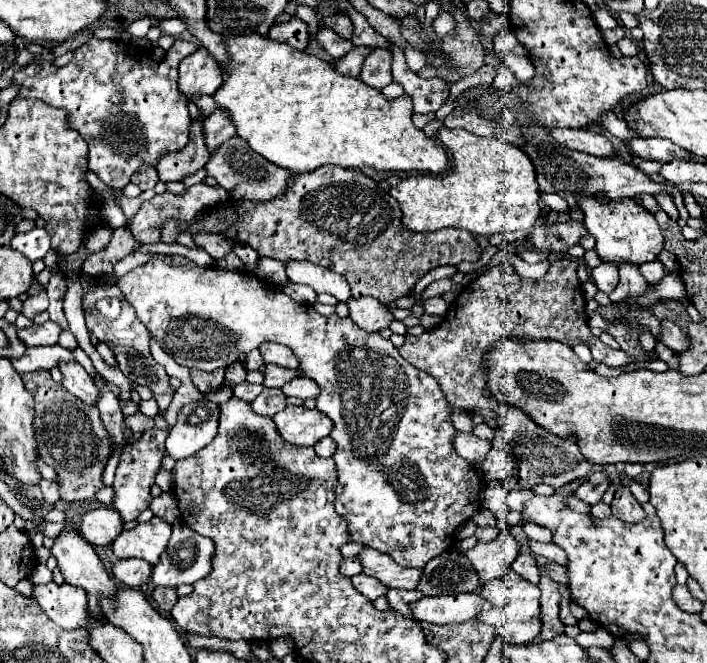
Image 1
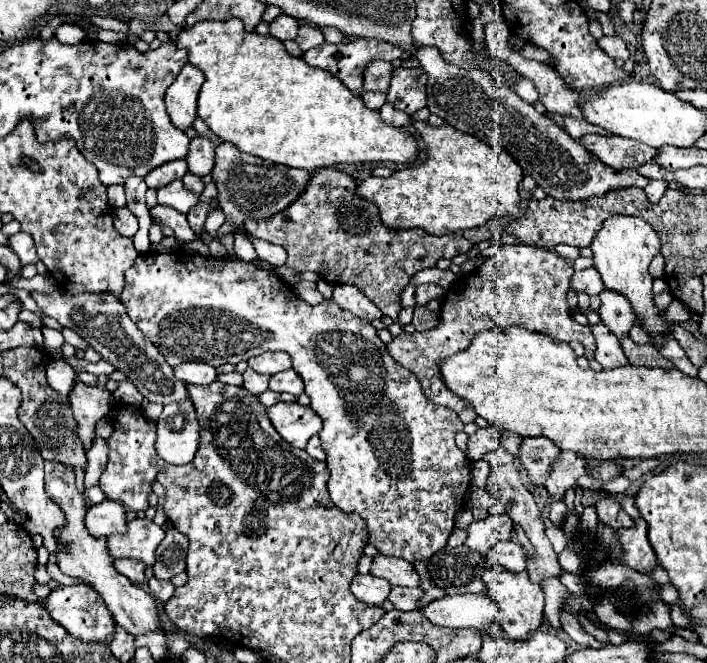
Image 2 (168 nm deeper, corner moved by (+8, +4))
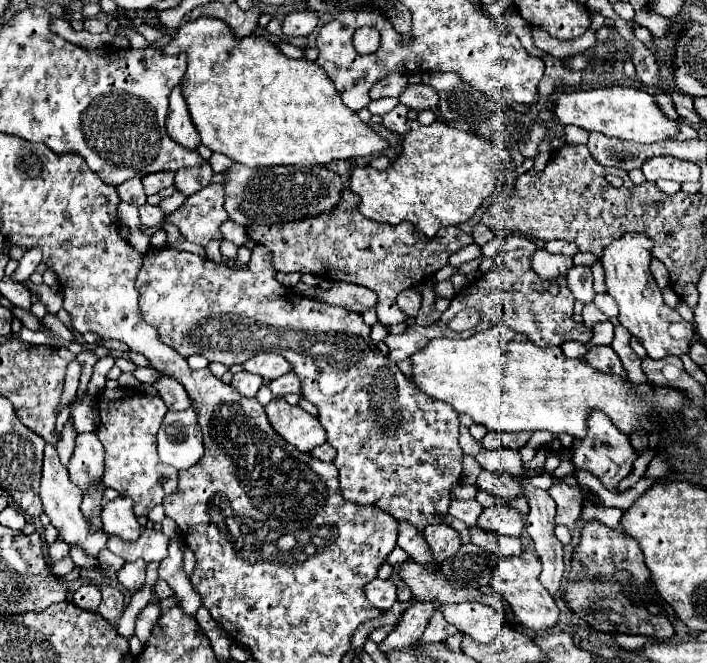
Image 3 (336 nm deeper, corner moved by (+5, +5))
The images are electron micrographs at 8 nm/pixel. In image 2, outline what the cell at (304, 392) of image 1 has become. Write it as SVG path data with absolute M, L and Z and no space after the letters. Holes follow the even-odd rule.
M288 369L284 373L276 373L270 377L270 389L276 393L292 393L298 397L304 393L304 383L294 369Z

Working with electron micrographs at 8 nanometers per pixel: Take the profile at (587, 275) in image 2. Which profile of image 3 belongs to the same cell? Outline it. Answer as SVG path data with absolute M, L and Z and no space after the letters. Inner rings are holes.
M573 266L567 272L567 286L573 292L573 296L587 304L593 300L595 292L593 292L593 276L591 276L591 268L587 266Z

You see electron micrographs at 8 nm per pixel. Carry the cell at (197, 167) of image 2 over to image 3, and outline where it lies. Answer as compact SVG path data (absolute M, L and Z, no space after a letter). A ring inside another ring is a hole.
M209 164L201 166L199 170L177 170L173 186L177 192L191 196L191 194L199 192L201 188L205 188L211 182L211 176L213 176L213 170Z

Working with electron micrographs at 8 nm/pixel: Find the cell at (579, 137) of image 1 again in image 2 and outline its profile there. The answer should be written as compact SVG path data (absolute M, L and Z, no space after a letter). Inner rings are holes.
M584 135L580 143L612 169L638 169L640 165L652 161L652 155L656 155L654 147L626 137Z

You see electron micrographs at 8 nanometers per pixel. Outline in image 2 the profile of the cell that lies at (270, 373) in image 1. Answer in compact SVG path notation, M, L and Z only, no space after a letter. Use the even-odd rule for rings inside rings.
M250 367L244 371L244 389L248 389L252 395L264 393L268 389L268 381L270 381L268 375L260 375Z

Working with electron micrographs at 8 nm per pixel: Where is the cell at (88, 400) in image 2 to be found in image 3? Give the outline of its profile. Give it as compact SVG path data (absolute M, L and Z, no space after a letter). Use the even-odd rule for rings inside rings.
M79 434L75 440L75 452L67 464L71 482L87 494L91 488L103 484L103 444L95 434Z

